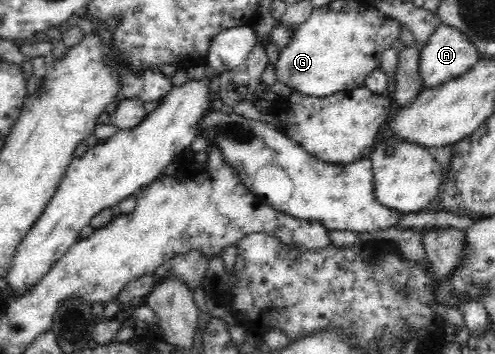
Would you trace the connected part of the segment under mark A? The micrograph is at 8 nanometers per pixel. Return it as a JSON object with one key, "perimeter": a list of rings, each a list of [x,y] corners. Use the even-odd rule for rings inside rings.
{"perimeter":[[[441,25],[419,54],[419,76],[426,89],[466,74],[478,62],[479,52],[463,32]]]}

